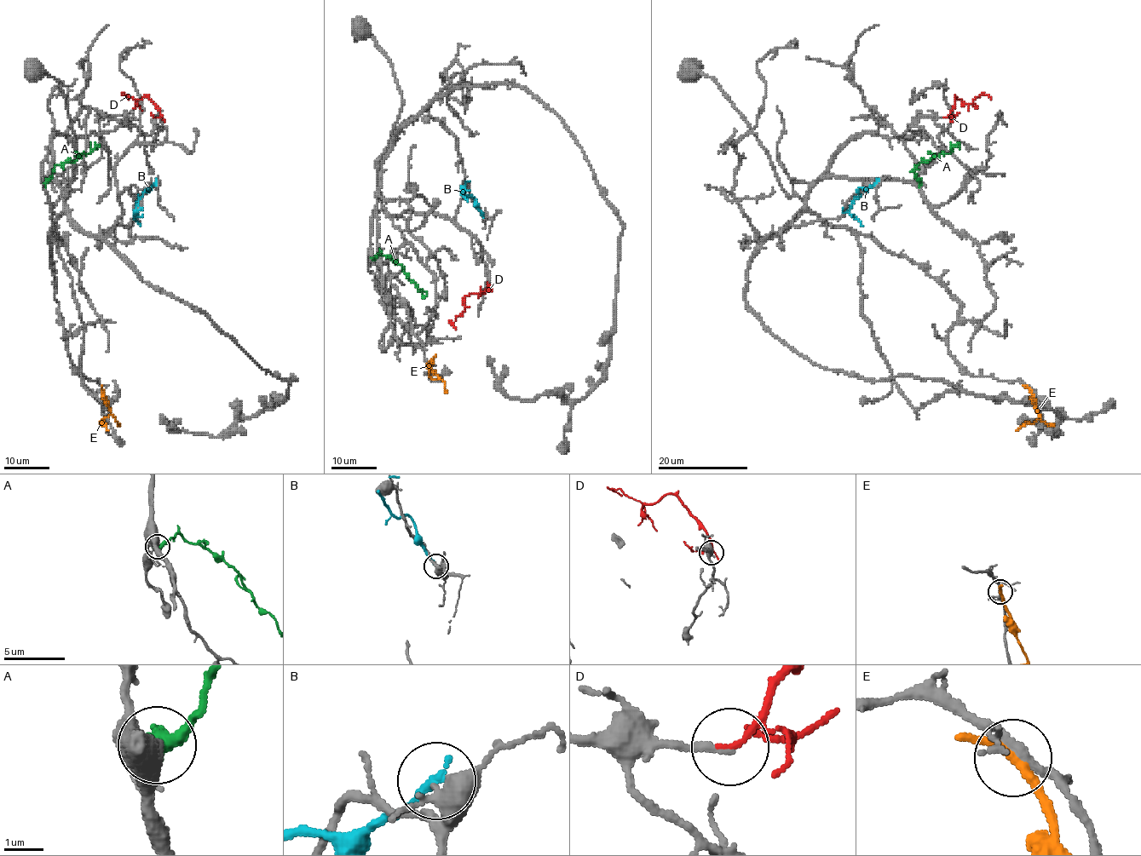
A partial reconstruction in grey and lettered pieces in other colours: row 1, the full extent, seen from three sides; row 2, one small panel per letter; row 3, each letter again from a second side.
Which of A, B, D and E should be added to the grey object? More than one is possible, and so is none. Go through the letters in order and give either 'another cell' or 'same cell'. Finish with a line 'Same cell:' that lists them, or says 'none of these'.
A: another cell
B: another cell
D: same cell
E: another cell
Same cell: D

